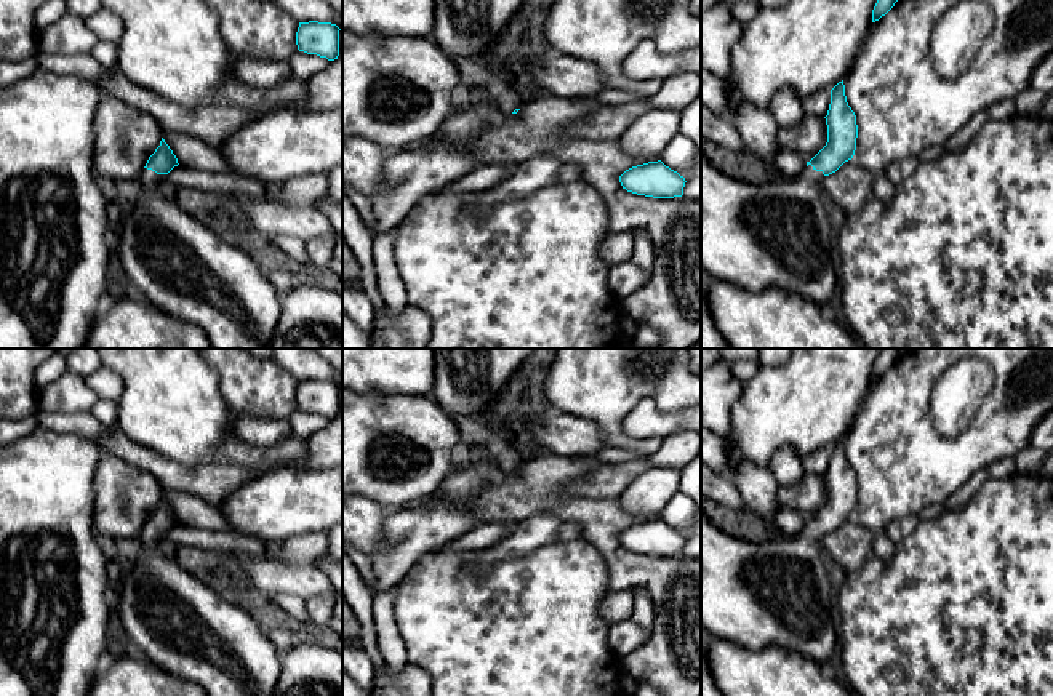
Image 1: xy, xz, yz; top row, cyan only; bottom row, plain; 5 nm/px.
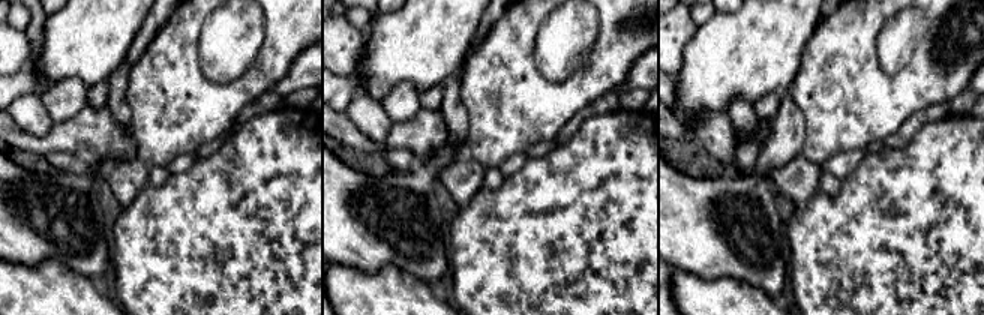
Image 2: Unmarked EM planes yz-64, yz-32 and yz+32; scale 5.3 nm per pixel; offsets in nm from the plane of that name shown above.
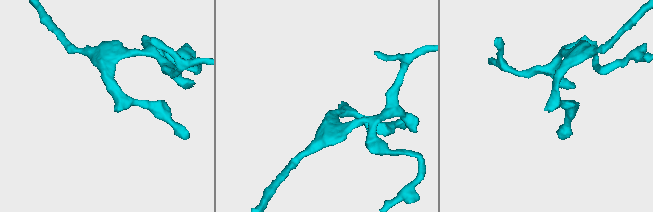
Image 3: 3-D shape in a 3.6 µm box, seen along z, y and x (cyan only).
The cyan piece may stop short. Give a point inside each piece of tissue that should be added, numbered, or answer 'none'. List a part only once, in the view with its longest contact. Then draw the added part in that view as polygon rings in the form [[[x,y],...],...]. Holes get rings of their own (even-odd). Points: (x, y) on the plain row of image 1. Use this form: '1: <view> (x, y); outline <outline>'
1: yz (767, 605); outline [[[701,512],[701,627],[711,635],[707,661],[723,696],[855,696],[821,670],[839,640],[831,621],[831,579],[819,555],[824,536],[808,523],[797,536],[751,542],[727,534]]]

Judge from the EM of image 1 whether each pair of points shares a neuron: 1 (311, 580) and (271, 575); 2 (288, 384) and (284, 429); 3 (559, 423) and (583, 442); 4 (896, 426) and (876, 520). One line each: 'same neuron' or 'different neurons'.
1: same neuron
2: different neurons
3: same neuron
4: same neuron

